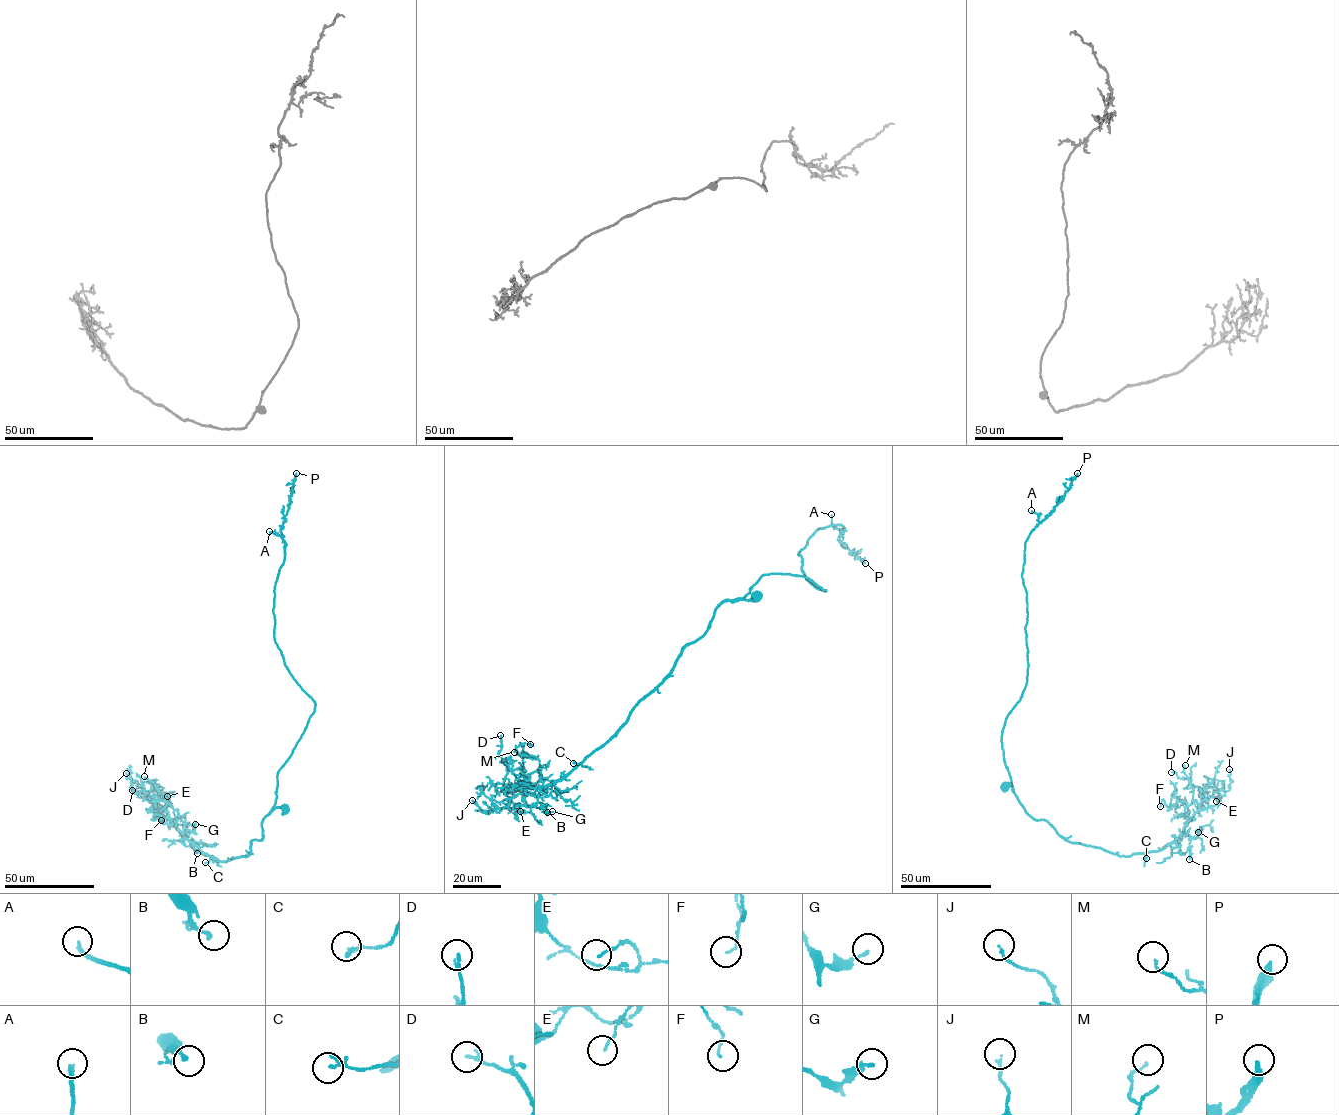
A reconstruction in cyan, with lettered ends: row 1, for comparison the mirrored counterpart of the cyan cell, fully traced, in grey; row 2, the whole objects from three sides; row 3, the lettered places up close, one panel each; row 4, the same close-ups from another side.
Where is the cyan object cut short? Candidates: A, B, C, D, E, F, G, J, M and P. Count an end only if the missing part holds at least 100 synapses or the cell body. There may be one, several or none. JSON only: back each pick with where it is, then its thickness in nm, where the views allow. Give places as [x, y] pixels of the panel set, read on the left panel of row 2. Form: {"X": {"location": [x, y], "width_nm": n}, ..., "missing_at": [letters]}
{"P": {"location": [296, 473], "width_nm": 320}, "missing_at": ["P"]}

